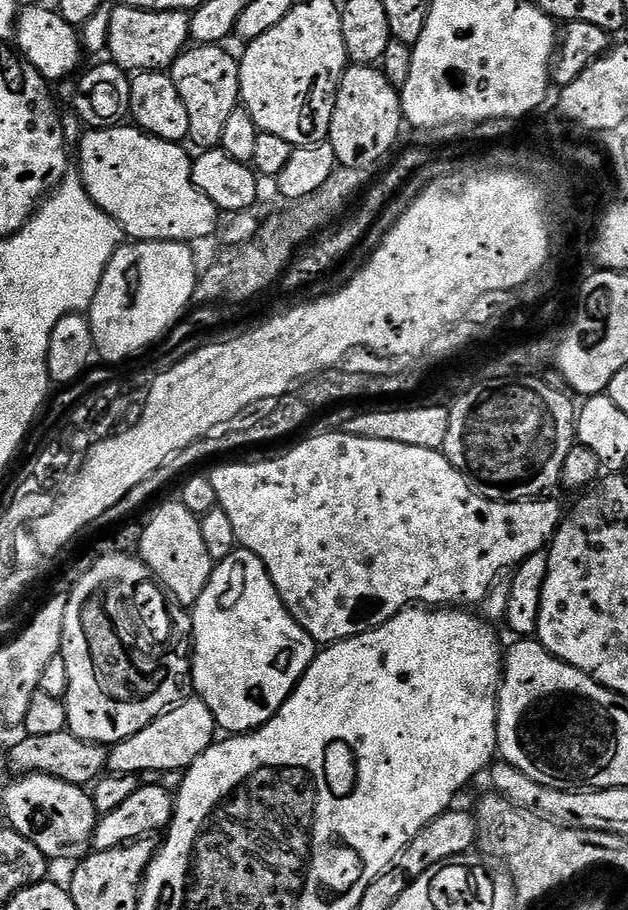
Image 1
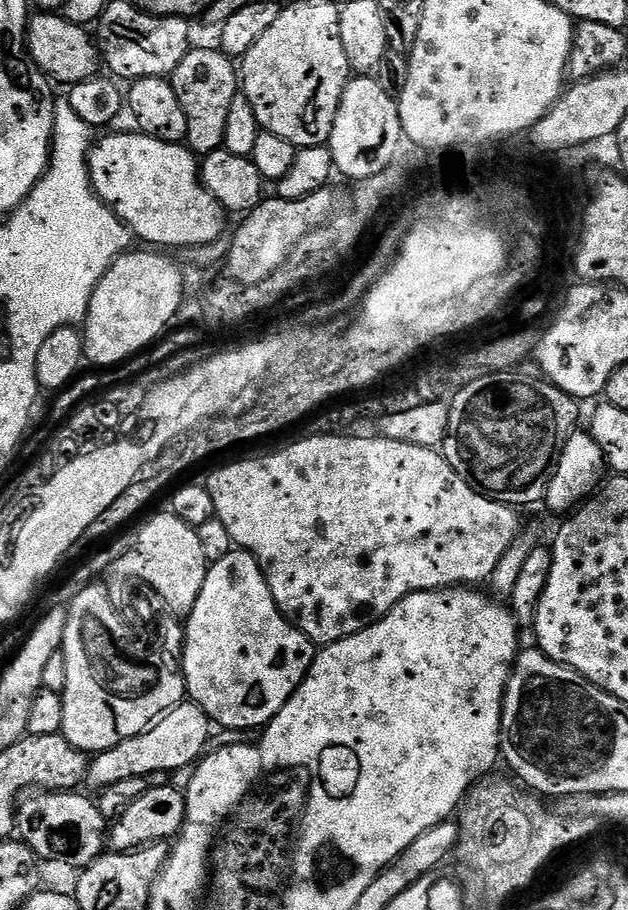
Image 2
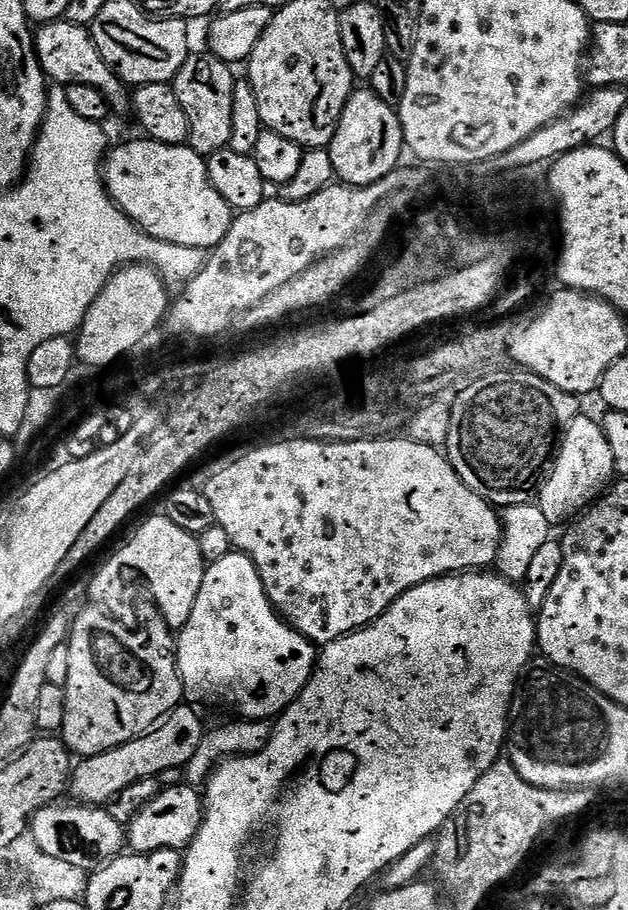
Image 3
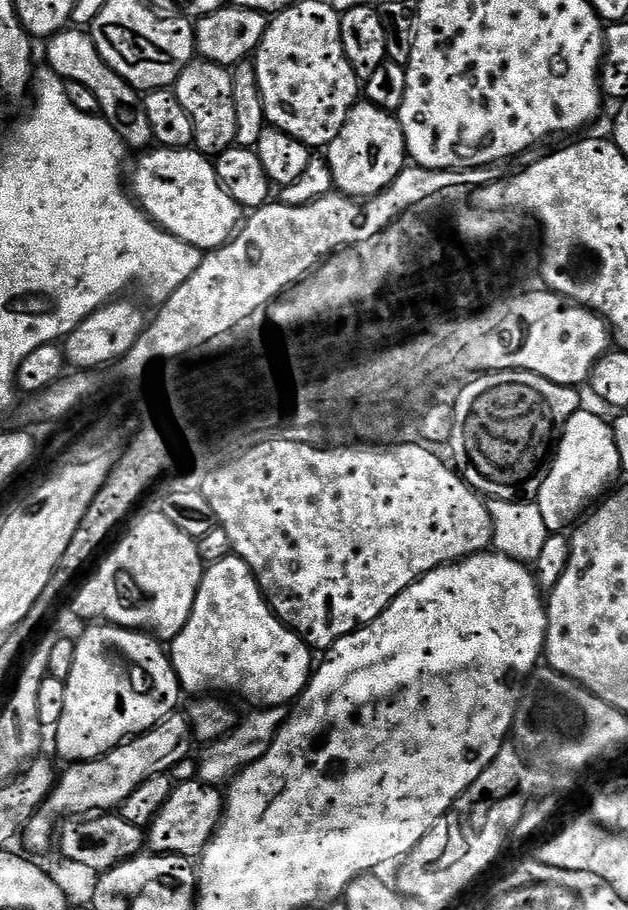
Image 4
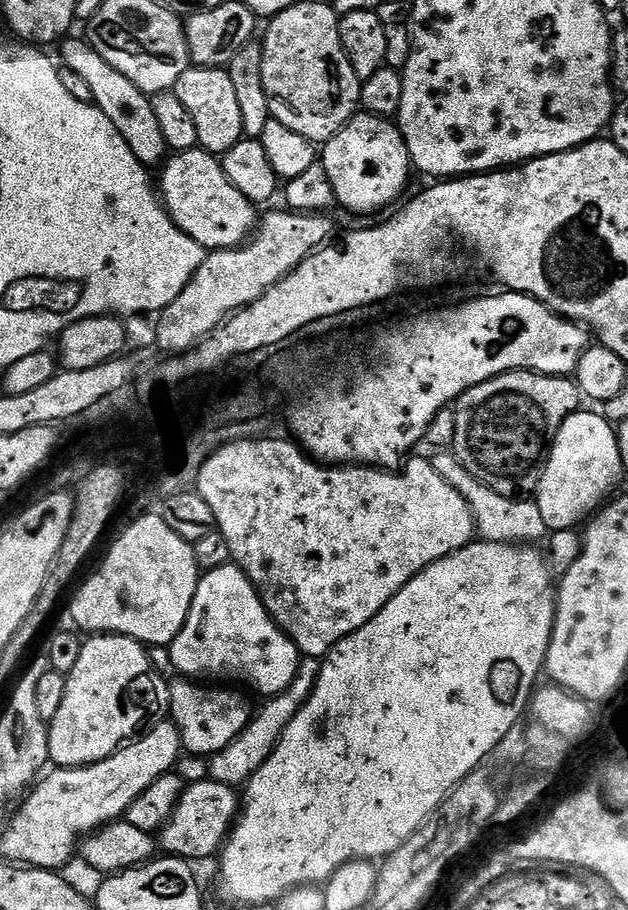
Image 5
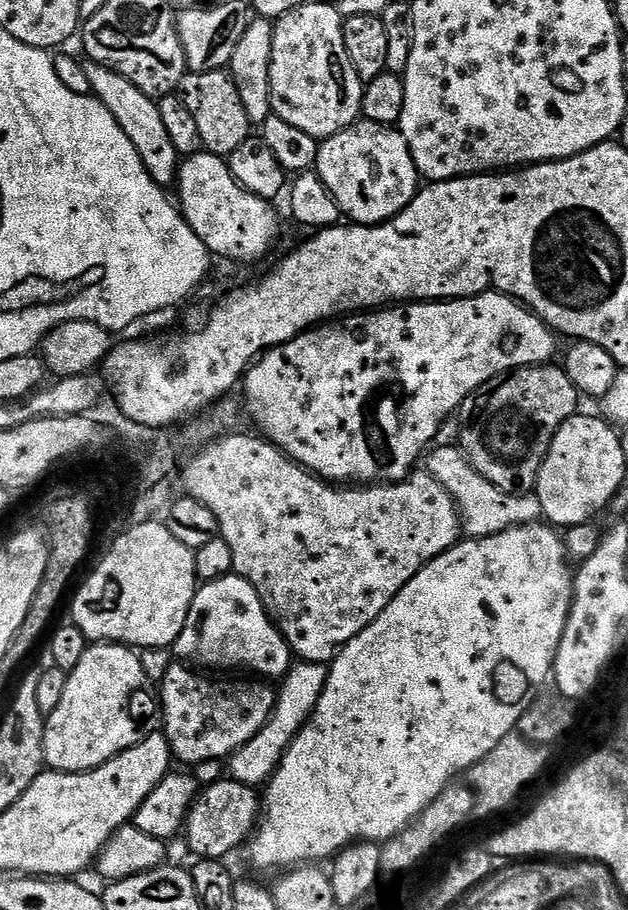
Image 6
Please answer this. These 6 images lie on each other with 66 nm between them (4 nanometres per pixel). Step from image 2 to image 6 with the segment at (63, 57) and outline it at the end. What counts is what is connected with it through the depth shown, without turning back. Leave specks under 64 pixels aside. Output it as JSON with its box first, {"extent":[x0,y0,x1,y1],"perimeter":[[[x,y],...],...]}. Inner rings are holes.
{"extent":[83,62,182,189],"perimeter":[[[88,62],[83,65],[83,69],[86,78],[90,78],[91,95],[100,100],[102,106],[110,110],[110,114],[114,114],[114,122],[118,122],[118,126],[122,126],[122,131],[126,133],[126,138],[134,142],[134,150],[138,150],[138,158],[142,158],[142,166],[146,166],[150,178],[154,178],[154,182],[161,188],[171,189],[180,171],[182,158],[178,150],[174,150],[170,137],[164,129],[162,114],[158,114],[157,101],[153,97],[142,94],[142,90],[138,90],[134,82],[122,78],[122,74],[106,66]]]}

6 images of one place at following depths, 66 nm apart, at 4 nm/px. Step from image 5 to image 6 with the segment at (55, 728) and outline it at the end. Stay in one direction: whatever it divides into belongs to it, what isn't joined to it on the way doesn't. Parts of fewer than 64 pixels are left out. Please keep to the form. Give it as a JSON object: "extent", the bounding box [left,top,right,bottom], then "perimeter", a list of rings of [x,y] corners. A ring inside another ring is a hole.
{"extent":[44,643,158,772],"perimeter":[[[93,643],[82,662],[68,673],[62,702],[44,722],[44,762],[54,772],[93,772],[127,748],[133,748],[158,728],[158,696],[154,684],[144,677],[144,664],[133,649],[123,644]]]}

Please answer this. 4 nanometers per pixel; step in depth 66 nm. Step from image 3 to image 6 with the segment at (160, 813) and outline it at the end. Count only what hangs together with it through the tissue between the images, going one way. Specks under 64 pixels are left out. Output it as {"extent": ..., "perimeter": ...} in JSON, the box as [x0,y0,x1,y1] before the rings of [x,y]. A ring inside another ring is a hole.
{"extent":[182,778,262,860],"perimeter":[[[221,778],[207,785],[197,795],[192,803],[192,809],[188,812],[188,818],[182,829],[183,839],[188,839],[188,848],[193,852],[193,857],[202,860],[224,860],[228,858],[235,848],[240,848],[249,843],[250,837],[258,827],[258,821],[262,815],[262,796],[257,789],[246,786],[242,782],[231,778]]]}

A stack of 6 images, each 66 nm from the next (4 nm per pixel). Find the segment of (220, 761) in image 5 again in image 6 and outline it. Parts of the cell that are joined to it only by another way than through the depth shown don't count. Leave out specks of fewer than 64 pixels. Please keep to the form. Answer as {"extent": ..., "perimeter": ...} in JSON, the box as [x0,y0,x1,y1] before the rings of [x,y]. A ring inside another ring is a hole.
{"extent":[226,659,328,789],"perimeter":[[[297,659],[288,672],[279,681],[276,694],[276,705],[262,730],[246,742],[237,752],[233,752],[226,760],[226,772],[229,777],[246,786],[259,789],[267,785],[278,770],[286,750],[294,742],[294,738],[304,729],[306,722],[314,714],[318,706],[318,698],[322,698],[322,690],[328,681],[327,664],[315,664]]]}

